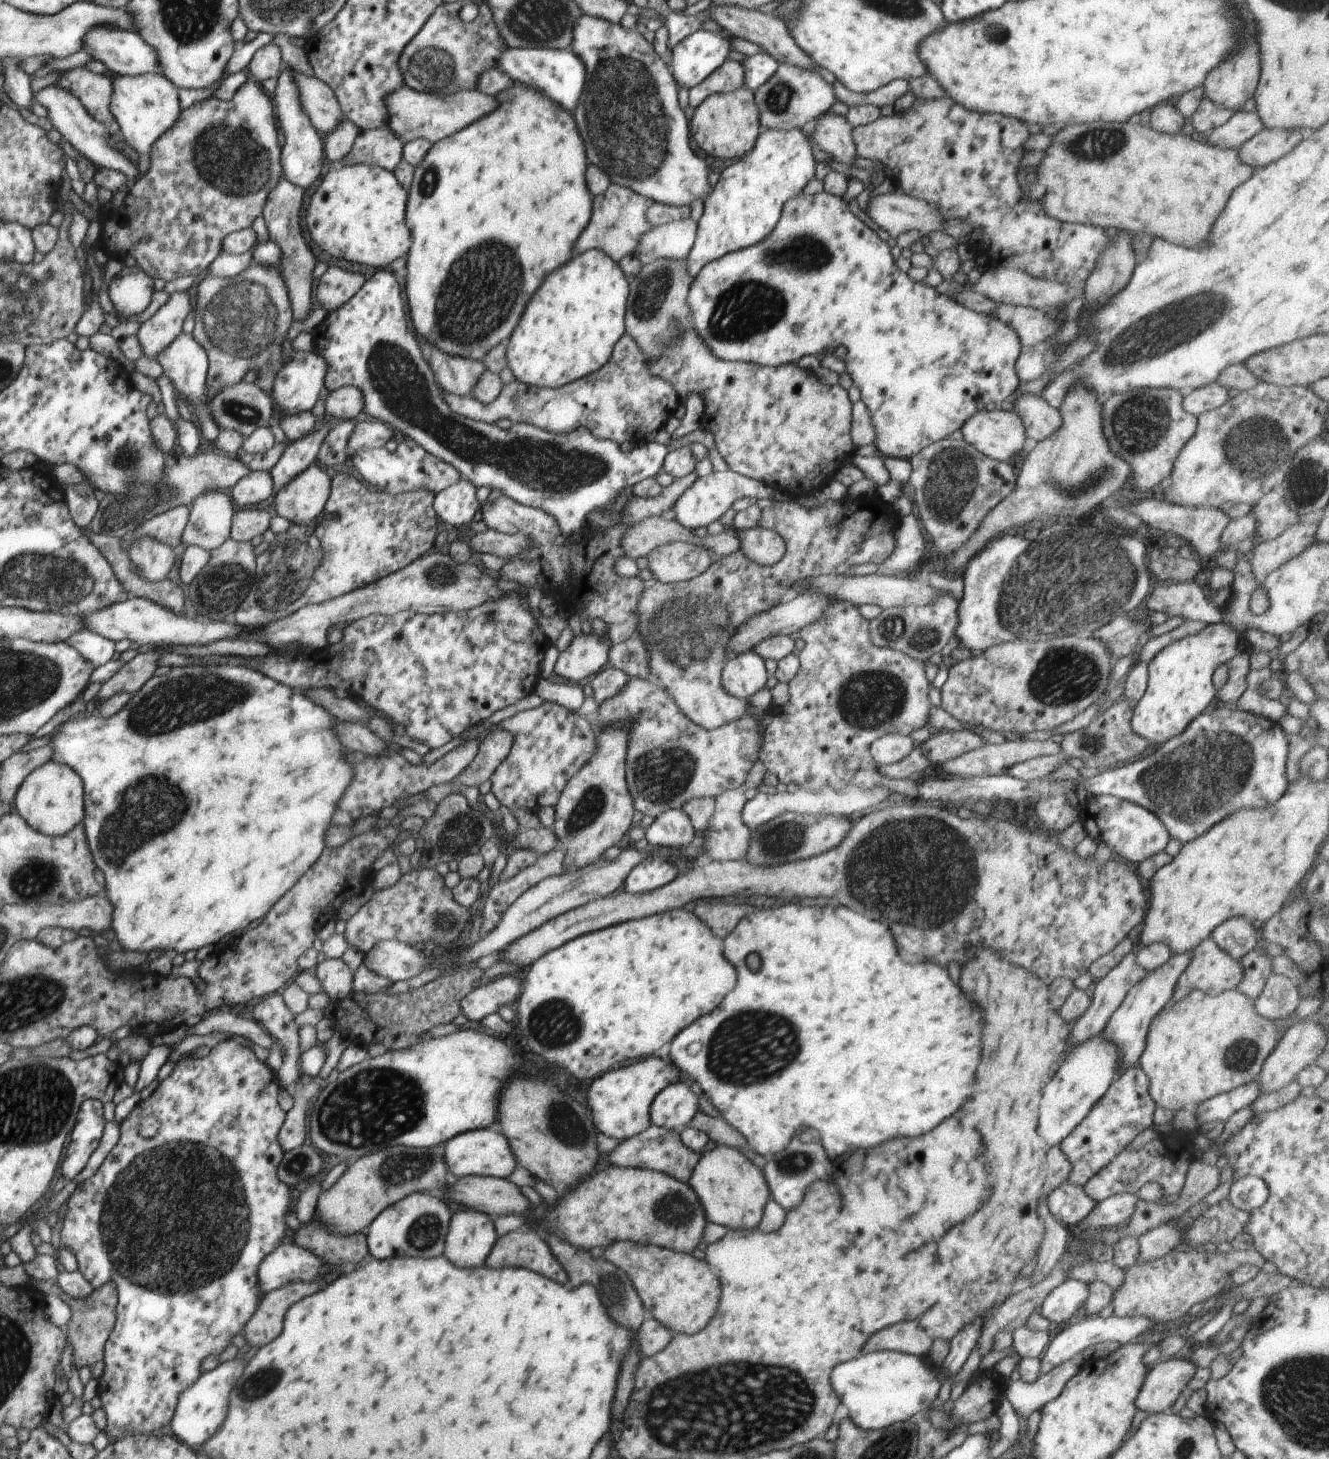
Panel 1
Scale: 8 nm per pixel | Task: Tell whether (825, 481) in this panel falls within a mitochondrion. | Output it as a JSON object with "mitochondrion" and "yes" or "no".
{"mitochondrion":"no"}

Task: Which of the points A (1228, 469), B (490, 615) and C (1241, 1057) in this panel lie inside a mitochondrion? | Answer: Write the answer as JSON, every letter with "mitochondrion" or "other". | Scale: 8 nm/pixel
{"A":"mitochondrion","B":"other","C":"mitochondrion"}

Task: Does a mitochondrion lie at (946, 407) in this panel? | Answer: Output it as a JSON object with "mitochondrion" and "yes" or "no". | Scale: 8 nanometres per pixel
{"mitochondrion":"no"}

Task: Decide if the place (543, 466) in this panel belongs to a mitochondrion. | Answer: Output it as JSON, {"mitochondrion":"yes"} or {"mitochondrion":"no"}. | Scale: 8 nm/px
{"mitochondrion":"yes"}

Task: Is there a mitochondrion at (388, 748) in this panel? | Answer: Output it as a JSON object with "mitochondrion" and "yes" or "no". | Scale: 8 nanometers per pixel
{"mitochondrion":"no"}

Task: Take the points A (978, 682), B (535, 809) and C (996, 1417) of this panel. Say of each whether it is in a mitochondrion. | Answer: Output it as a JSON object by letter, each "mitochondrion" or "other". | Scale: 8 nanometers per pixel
{"A":"other","B":"other","C":"other"}

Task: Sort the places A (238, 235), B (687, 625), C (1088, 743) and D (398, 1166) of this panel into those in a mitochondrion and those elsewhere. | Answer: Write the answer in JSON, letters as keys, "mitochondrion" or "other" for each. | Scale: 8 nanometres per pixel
{"A":"other","B":"mitochondrion","C":"mitochondrion","D":"mitochondrion"}

